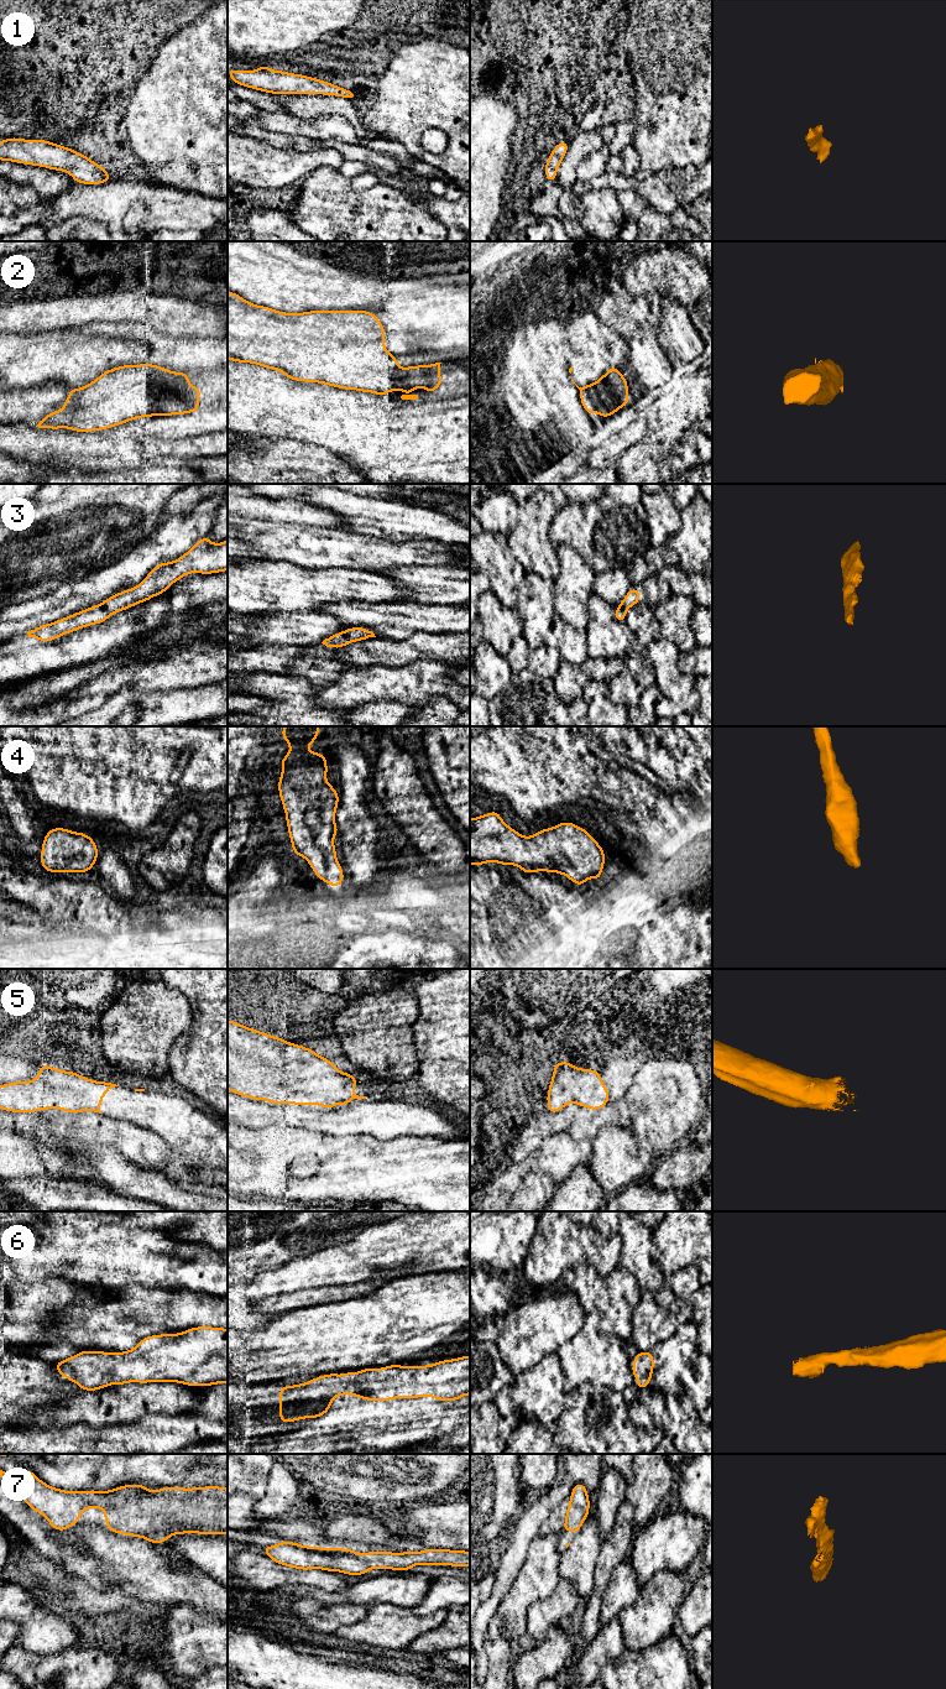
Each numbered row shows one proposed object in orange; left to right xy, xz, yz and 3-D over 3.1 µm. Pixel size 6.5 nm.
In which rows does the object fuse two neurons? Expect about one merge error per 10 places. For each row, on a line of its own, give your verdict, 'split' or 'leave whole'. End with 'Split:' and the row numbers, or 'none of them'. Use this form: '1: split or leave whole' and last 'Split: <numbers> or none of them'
1: leave whole
2: leave whole
3: leave whole
4: leave whole
5: leave whole
6: leave whole
7: leave whole
Split: none of them

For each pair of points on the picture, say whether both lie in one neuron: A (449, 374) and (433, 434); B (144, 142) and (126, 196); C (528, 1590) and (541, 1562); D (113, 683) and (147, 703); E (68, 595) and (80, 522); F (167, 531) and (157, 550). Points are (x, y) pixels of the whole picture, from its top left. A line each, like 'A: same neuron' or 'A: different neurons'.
A: different neurons
B: different neurons
C: same neuron
D: different neurons
E: different neurons
F: same neuron

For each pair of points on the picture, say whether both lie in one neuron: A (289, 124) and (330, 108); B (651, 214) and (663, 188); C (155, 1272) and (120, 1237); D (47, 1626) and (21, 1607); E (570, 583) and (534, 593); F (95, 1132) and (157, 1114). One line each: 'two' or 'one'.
A: two
B: two
C: one
D: one
E: two
F: one

